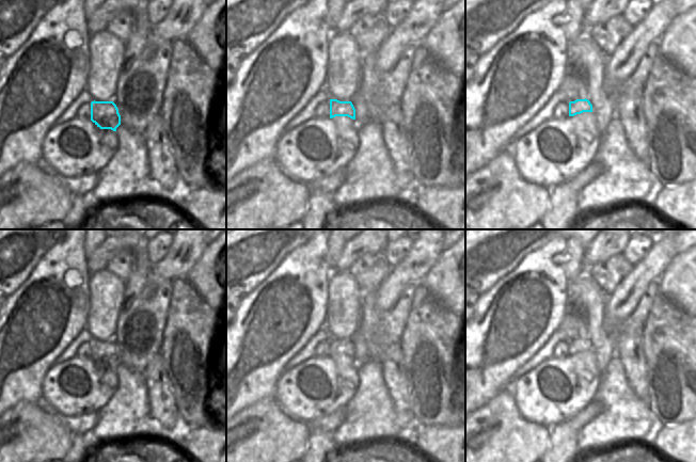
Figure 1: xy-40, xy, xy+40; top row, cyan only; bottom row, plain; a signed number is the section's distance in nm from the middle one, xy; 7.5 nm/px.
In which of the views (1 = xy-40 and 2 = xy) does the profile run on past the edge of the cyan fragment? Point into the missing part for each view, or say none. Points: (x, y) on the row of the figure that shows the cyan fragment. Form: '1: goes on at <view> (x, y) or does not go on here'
1: does not go on here
2: does not go on here

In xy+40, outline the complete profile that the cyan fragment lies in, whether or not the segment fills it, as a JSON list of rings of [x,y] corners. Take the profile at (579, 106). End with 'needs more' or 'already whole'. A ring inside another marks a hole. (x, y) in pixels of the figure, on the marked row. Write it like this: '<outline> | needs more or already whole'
[[[576,99],[569,102],[569,116],[574,116],[583,112],[592,112],[592,105],[588,99]]] | already whole

